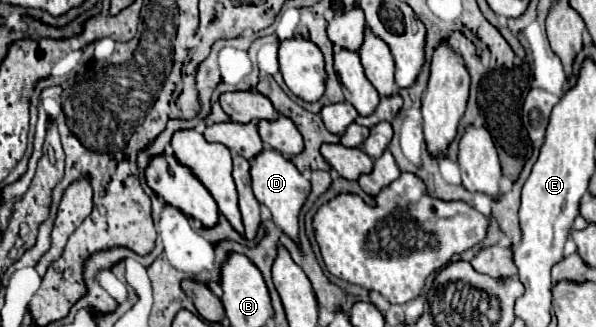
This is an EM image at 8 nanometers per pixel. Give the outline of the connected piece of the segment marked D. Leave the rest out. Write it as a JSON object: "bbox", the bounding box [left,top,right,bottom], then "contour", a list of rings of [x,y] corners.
{"bbox":[250,147,310,239],"contour":[[[266,147],[252,159],[250,175],[256,199],[270,209],[274,223],[286,235],[298,239],[298,213],[310,193],[310,181],[296,169],[296,165],[292,165],[292,161],[284,159],[282,153],[276,153],[276,149],[266,149]]]}

